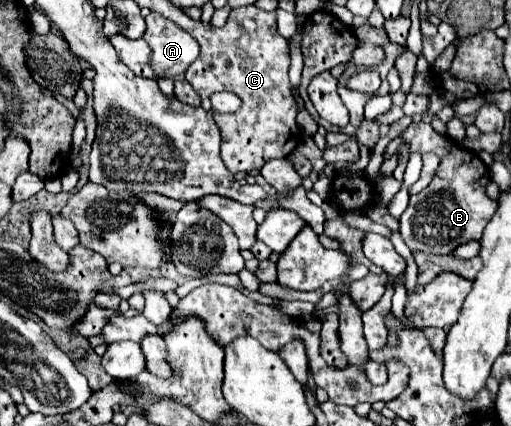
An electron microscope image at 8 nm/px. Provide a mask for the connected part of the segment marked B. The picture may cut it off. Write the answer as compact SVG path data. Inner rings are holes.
M413 121L407 129L401 131L399 137L409 147L409 151L417 151L421 155L435 153L441 159L433 181L425 187L425 191L409 197L409 205L399 219L399 231L407 247L413 253L423 251L449 255L457 245L471 239L481 239L485 225L495 213L495 201L485 193L491 181L489 167L479 159L479 155L471 153L459 141L435 131L429 123Z

